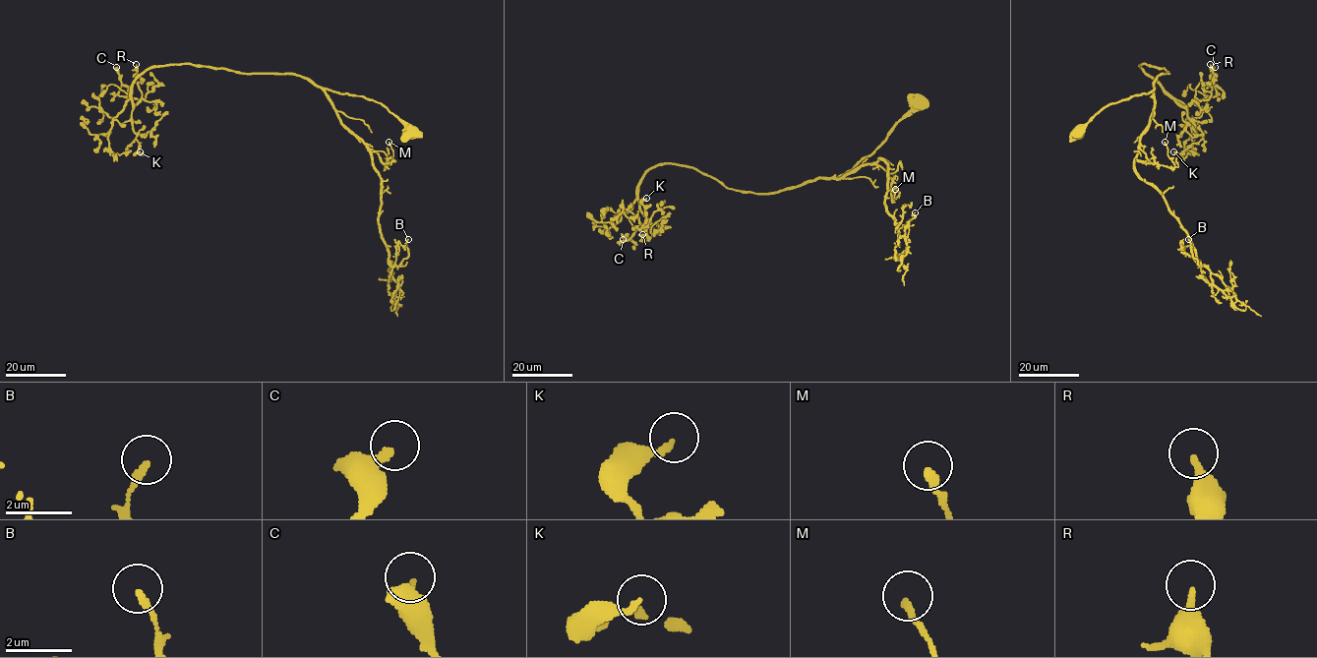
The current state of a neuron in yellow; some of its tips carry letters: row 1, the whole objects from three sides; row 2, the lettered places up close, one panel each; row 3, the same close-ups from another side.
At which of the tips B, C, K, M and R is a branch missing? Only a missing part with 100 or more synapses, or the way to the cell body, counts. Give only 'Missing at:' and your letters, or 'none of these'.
Missing at: none of these

